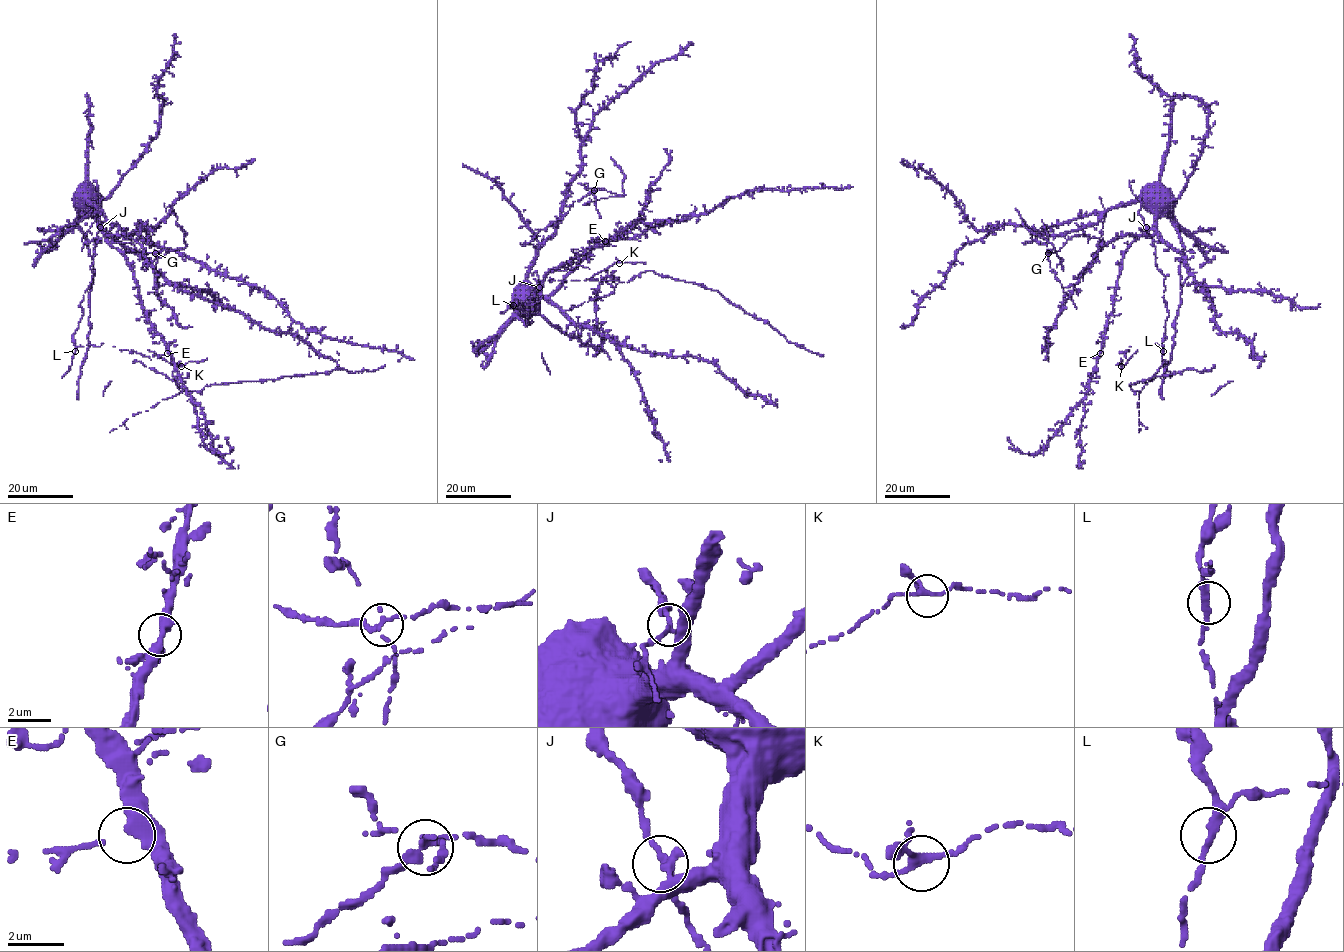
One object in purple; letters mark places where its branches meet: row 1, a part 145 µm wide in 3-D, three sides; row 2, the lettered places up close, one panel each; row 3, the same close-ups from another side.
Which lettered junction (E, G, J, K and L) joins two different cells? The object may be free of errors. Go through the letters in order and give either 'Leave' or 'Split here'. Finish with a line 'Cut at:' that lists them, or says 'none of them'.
E: Leave
G: Split here
J: Leave
K: Leave
L: Leave
Cut at: G

